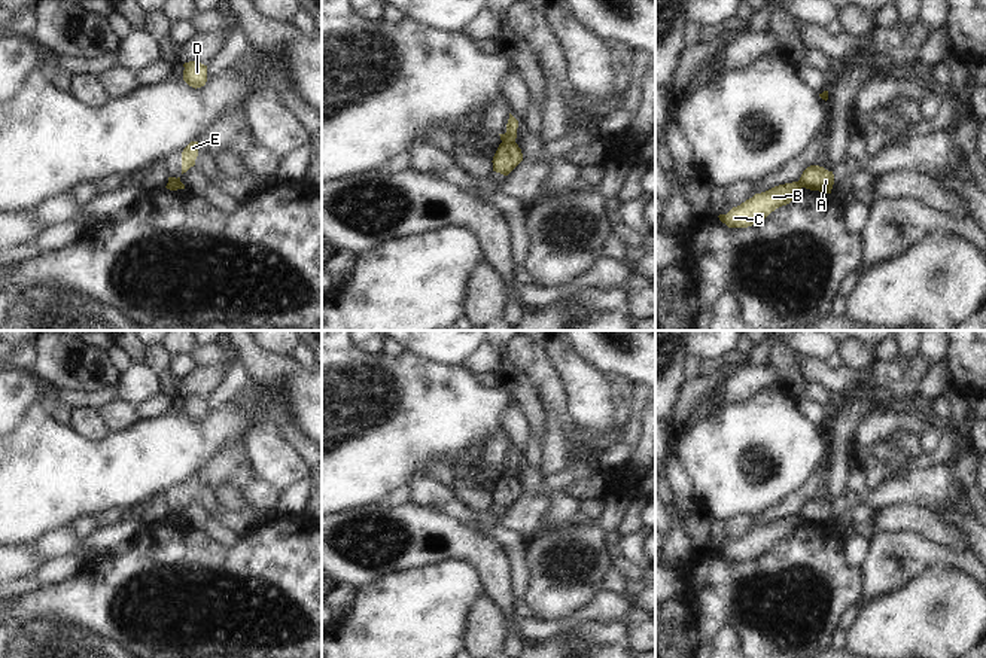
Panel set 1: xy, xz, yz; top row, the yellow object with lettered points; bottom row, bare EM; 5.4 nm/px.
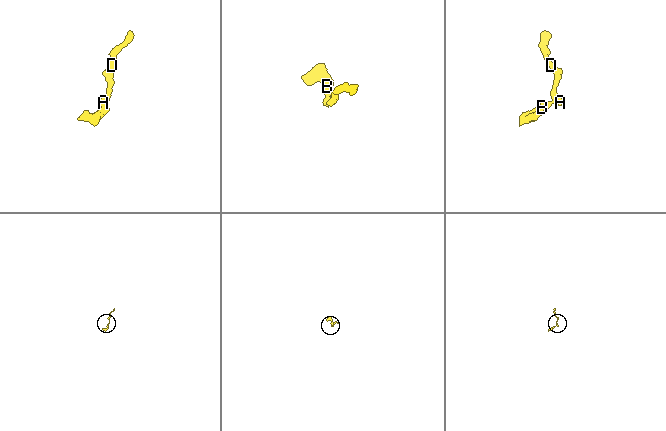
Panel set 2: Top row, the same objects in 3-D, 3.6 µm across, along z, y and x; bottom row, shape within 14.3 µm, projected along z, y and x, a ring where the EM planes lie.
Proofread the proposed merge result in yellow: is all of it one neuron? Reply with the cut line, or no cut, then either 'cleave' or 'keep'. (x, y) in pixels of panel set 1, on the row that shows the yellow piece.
cut xz (502, 140), (514, 143); cleave

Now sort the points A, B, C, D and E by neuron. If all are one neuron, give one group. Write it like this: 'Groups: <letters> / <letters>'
Groups: A D E / B C.

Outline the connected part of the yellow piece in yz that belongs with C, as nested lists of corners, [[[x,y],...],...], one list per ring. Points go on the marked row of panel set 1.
[[[800,182],[775,186],[766,192],[755,194],[727,214],[719,214],[719,220],[728,228],[748,228],[763,222],[776,208],[789,204],[801,191]]]

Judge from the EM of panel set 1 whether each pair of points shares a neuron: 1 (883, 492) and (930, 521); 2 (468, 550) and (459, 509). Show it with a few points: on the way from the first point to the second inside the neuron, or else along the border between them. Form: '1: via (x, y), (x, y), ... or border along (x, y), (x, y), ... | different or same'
1: border along (882, 508), (916, 503), (934, 512) | different
2: border along (431, 508), (484, 535) | different

